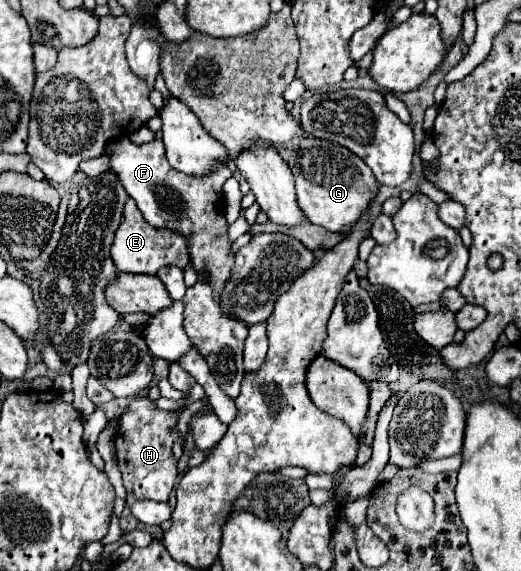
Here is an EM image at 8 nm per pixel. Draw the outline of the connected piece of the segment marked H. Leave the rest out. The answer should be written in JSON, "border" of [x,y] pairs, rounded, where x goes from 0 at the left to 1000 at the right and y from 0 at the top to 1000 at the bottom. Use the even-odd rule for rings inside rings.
{"border":[[[282,695],[251,702],[248,720],[232,730],[221,762],[225,811],[244,860],[263,874],[321,877],[340,839],[340,811],[351,797],[351,762],[340,755],[340,730],[328,720],[298,716]]]}

